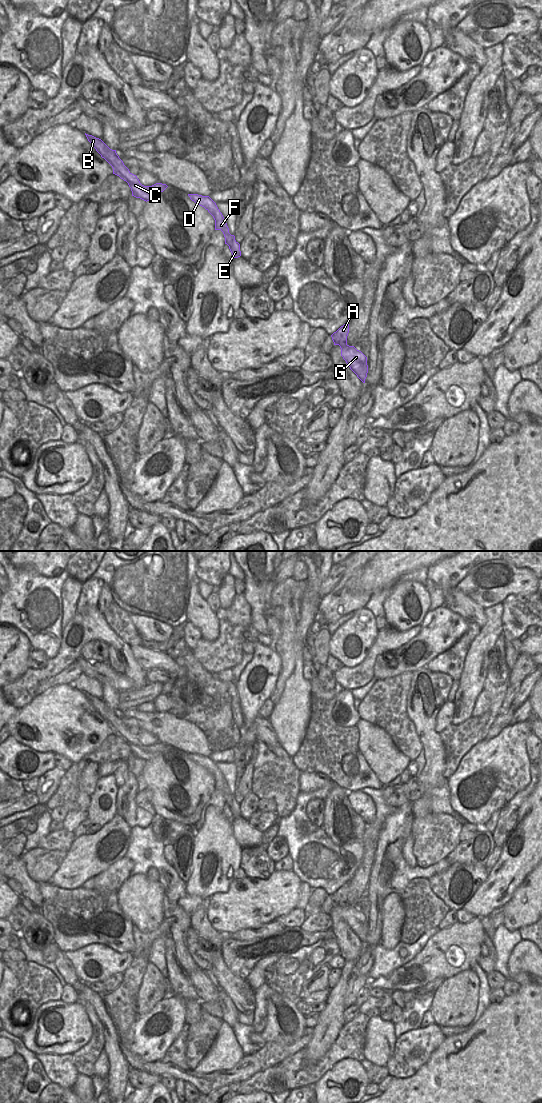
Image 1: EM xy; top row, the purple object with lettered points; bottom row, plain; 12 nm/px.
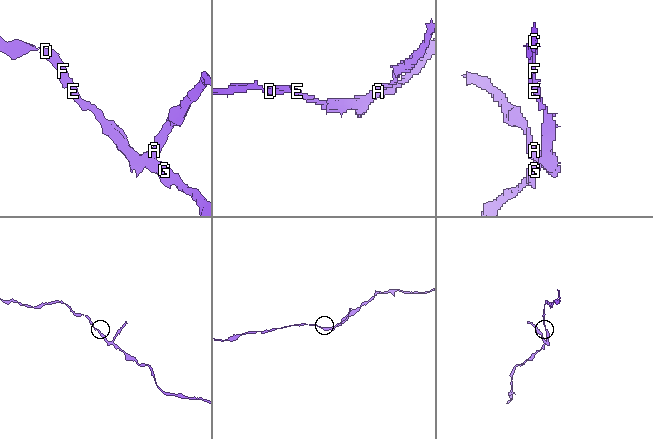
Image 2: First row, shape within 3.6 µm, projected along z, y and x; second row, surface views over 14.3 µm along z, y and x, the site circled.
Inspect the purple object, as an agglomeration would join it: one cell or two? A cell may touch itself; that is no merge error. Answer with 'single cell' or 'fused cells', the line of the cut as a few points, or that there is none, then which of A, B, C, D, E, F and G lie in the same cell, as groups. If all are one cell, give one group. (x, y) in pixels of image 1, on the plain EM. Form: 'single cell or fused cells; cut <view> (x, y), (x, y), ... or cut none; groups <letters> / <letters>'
fused cells; cut xy (346, 903), (338, 904); groups A / B C D E F G

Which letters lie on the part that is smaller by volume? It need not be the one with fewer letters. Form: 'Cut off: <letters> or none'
Cut off: A

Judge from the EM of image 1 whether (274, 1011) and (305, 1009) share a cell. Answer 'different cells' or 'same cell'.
different cells

